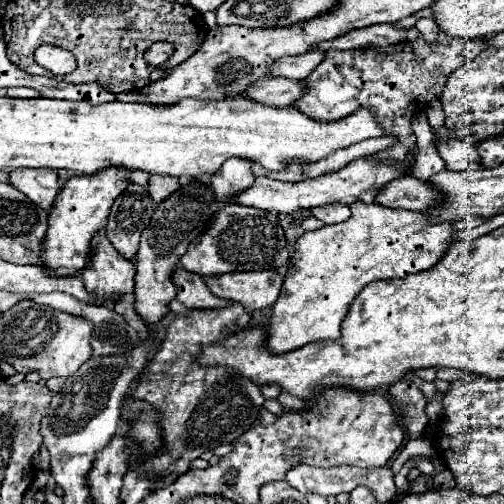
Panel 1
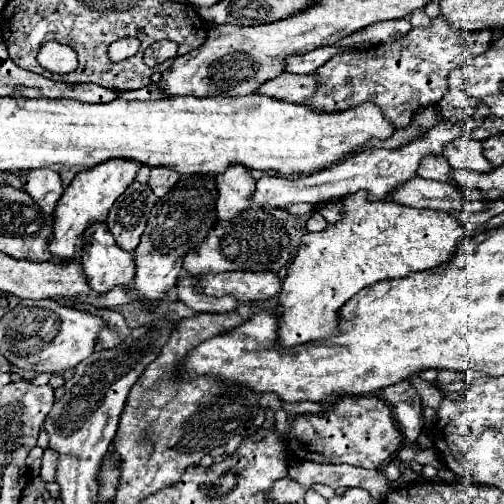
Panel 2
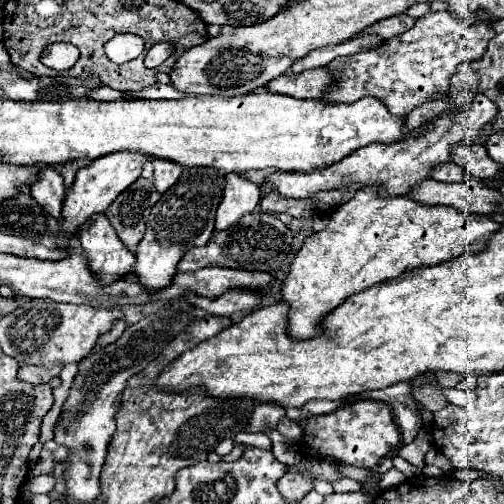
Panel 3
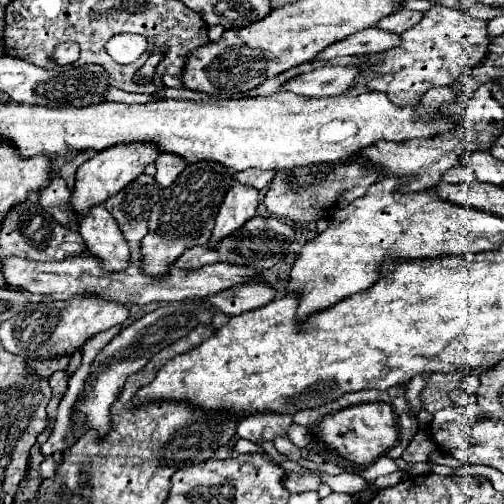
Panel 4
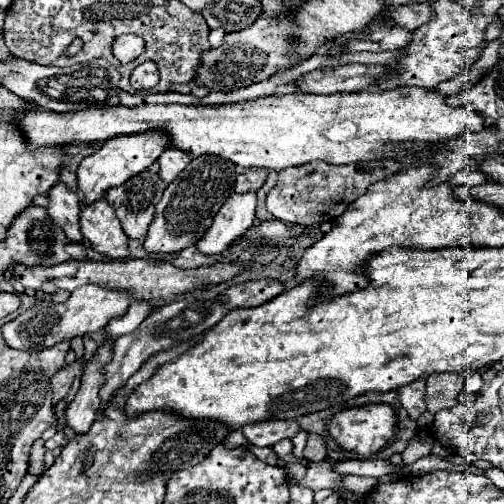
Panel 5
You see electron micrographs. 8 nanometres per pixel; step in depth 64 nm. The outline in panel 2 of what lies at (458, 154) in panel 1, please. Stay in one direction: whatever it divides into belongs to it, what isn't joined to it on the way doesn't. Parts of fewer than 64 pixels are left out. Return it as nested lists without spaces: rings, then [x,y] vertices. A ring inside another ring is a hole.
[[[456,138],[448,144],[444,144],[442,156],[448,160],[448,164],[454,170],[460,168],[470,168],[476,172],[488,172],[492,166],[488,160],[484,160],[482,154],[482,144],[478,140],[468,140],[468,138]]]

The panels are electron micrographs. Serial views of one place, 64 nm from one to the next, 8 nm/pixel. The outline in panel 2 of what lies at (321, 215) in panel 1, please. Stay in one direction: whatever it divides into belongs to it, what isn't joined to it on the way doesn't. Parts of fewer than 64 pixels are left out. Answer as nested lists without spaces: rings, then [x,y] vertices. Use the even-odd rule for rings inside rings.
[[[334,200],[330,204],[322,204],[322,208],[316,208],[316,212],[322,214],[328,224],[334,224],[336,220],[342,220],[342,210],[344,210],[342,200]]]

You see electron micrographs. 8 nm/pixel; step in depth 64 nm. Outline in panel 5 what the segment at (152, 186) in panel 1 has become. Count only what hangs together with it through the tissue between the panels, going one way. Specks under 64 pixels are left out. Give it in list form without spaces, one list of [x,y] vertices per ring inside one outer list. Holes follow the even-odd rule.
[[[166,148],[166,152],[158,158],[158,164],[160,164],[160,172],[158,176],[170,184],[188,164],[190,164],[192,158],[188,158],[184,152],[176,150],[176,148]]]

